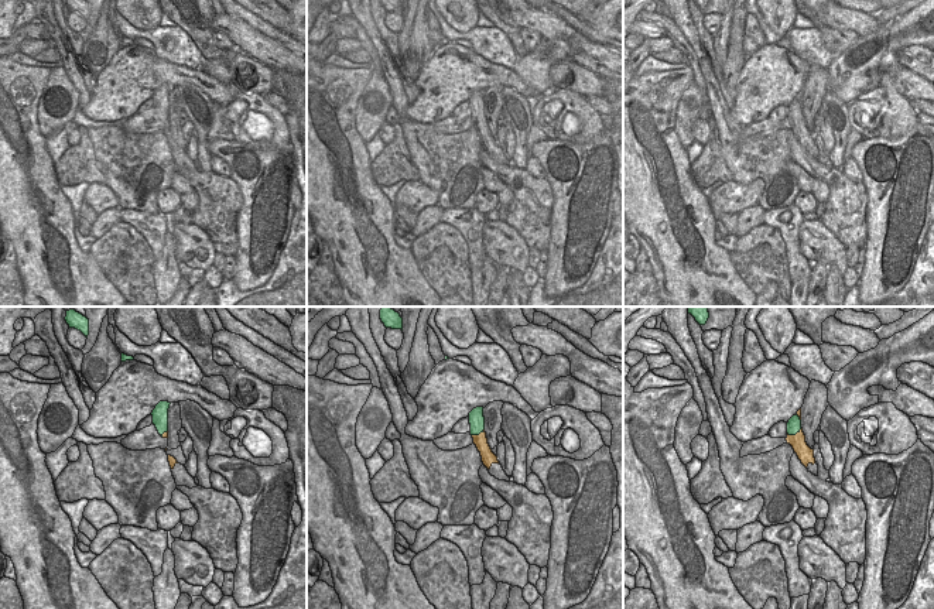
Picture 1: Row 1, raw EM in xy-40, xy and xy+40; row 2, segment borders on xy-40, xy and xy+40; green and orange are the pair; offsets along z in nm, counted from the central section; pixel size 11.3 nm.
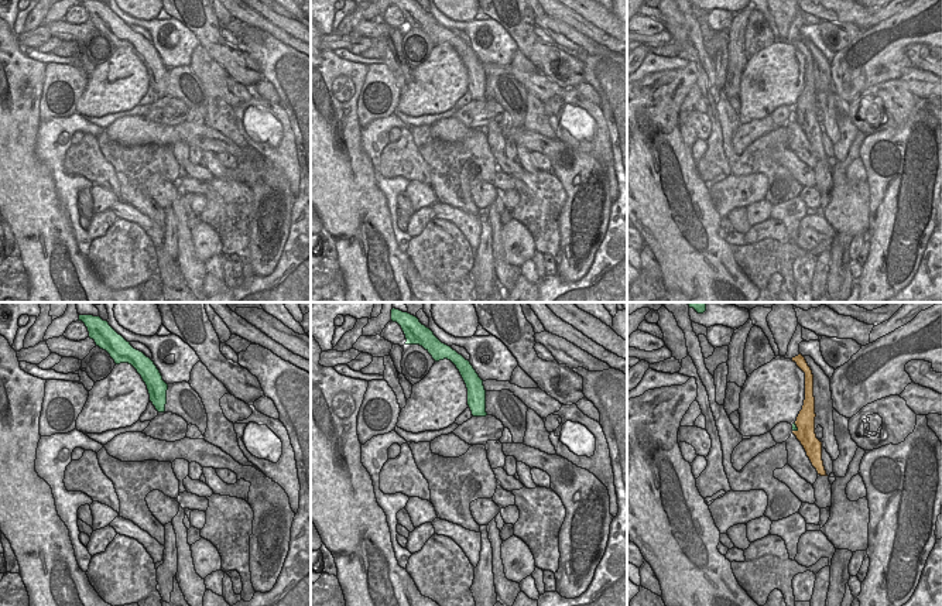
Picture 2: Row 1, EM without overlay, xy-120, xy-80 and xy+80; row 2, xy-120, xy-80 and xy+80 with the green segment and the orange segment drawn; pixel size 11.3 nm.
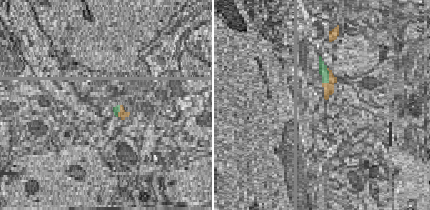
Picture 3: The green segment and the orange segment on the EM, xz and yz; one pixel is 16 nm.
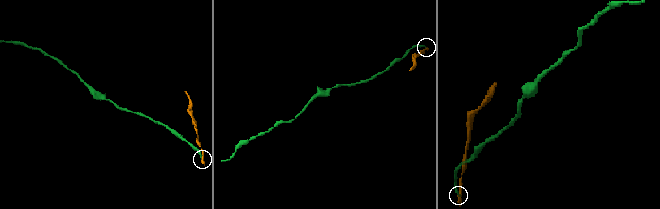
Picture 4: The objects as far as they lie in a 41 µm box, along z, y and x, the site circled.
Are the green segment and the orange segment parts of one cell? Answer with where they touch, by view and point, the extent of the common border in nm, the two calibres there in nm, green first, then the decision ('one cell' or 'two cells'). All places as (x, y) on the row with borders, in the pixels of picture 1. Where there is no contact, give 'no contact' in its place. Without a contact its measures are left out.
meets green in xy+40 at (794, 434); contact 190 nm long; 160 nm thick on the green side, 180 nm on the other; two cells

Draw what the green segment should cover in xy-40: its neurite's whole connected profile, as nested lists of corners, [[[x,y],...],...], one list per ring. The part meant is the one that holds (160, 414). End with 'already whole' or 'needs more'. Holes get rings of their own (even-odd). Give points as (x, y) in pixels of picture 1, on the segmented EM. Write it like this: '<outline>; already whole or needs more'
[[[160,401],[153,410],[153,424],[155,425],[158,434],[162,437],[164,432],[168,431],[168,401]]]; already whole

